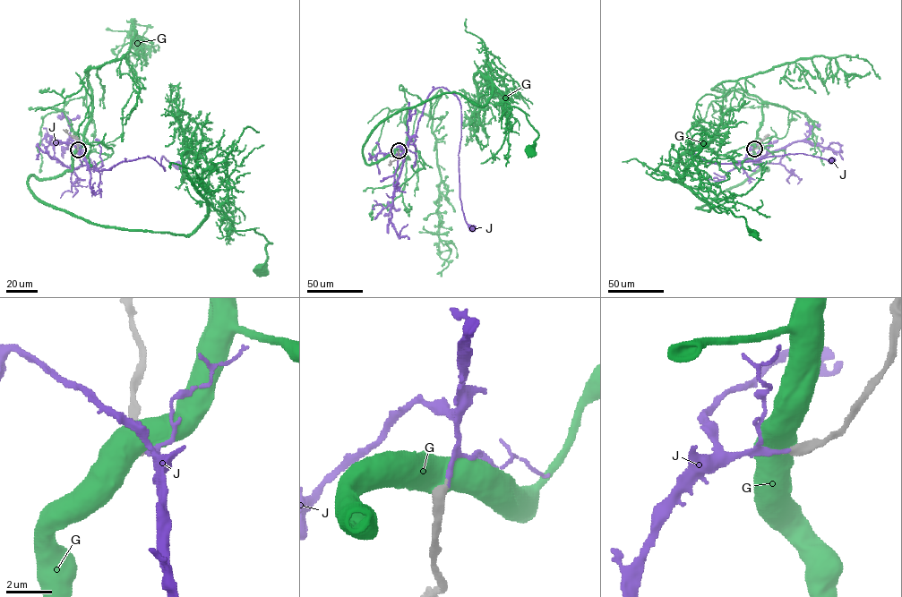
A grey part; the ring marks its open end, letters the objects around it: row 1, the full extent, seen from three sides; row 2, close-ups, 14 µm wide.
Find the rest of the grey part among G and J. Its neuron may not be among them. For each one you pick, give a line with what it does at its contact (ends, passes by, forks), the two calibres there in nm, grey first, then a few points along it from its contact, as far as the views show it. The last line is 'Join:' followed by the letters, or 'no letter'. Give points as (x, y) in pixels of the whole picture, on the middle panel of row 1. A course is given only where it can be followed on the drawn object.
J: it ends; calibres 480 and 200 nm; course (399, 150), (400, 142), (405, 152), (416, 133), (433, 89), (445, 88), (456, 97), (459, 199), (471, 227)
Join: J

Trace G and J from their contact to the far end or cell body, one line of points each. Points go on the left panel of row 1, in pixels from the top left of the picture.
G: (78, 149), (70, 171), (28, 179), (39, 200), (100, 225), (185, 234), (209, 204), (271, 243), (262, 268)
J: (78, 149), (82, 165), (96, 170), (146, 157), (164, 170), (160, 165), (162, 156), (179, 166)

